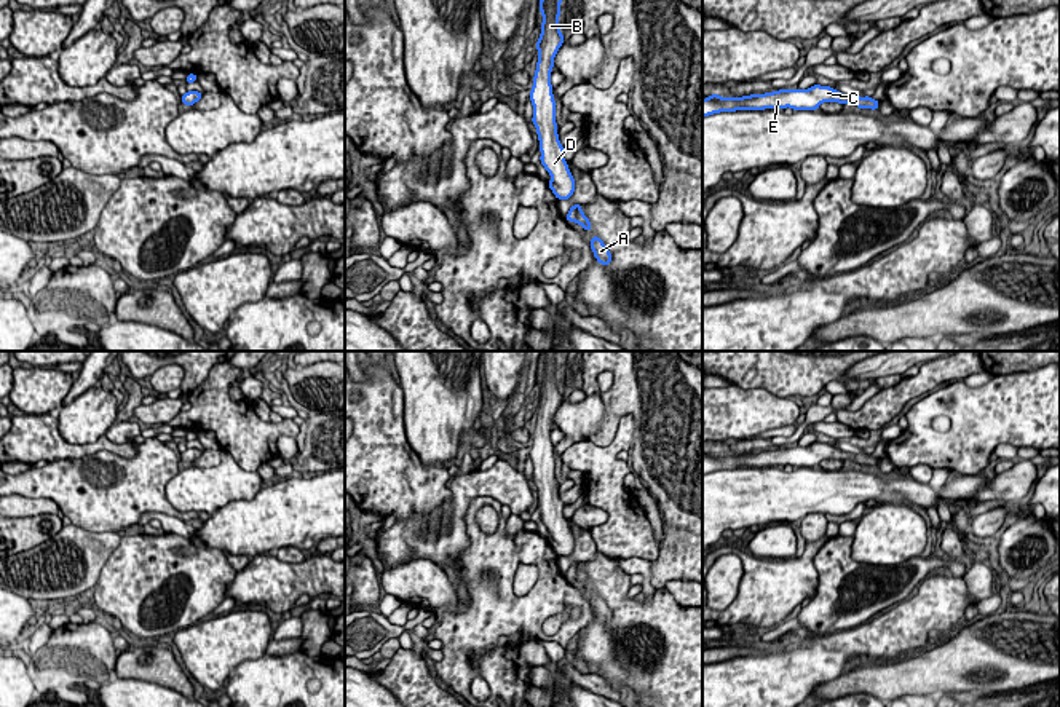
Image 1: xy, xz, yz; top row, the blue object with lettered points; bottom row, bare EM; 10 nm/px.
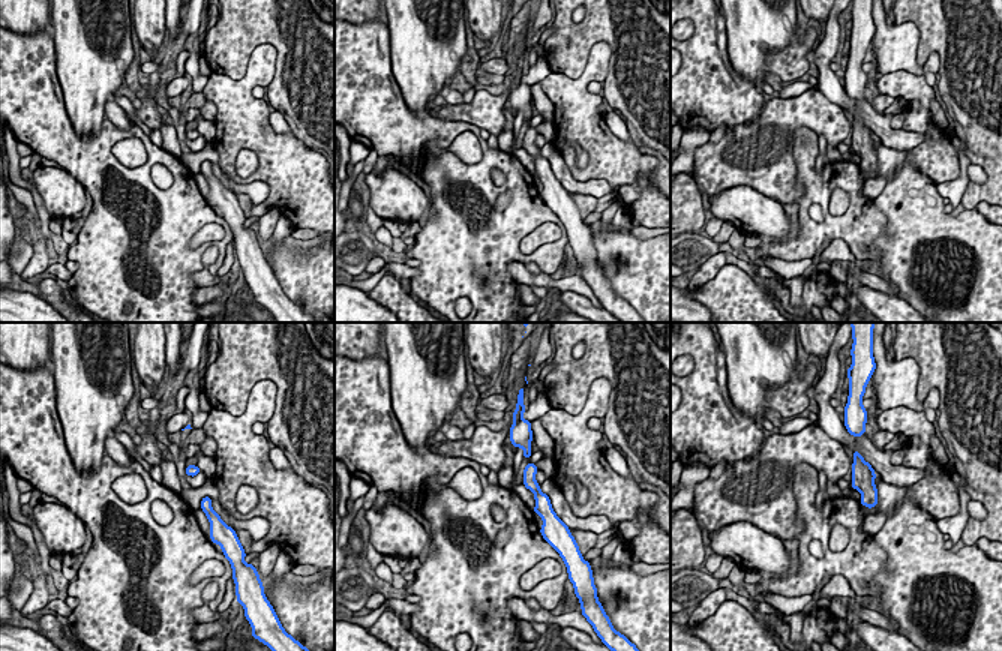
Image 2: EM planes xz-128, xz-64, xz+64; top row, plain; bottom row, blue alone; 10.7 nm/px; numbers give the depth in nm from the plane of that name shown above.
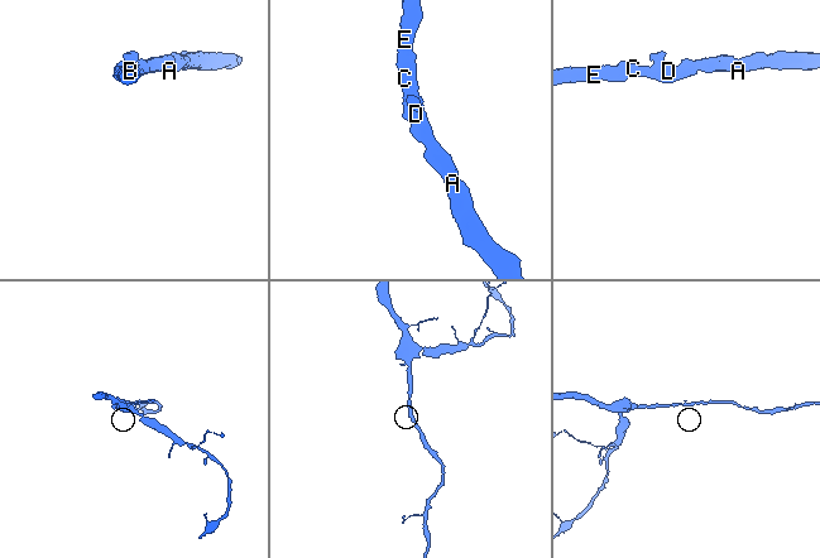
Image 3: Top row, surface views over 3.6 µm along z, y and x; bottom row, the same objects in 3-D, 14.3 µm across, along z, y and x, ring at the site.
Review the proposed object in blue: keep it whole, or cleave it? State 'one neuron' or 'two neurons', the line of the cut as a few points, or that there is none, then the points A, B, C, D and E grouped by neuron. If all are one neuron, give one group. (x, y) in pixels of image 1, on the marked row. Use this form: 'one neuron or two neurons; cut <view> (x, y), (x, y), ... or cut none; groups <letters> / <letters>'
one neuron; cut none; groups A B C D E

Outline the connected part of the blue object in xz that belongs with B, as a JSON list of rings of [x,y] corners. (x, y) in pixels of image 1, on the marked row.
[[[540,0],[540,13],[543,14],[538,48],[538,62],[533,77],[533,88],[530,89],[530,101],[533,105],[532,123],[536,128],[540,140],[540,161],[549,172],[549,188],[557,199],[568,199],[575,192],[575,179],[564,160],[564,145],[559,140],[556,123],[556,101],[551,85],[551,72],[554,57],[564,43],[564,34],[559,27],[562,0]]]

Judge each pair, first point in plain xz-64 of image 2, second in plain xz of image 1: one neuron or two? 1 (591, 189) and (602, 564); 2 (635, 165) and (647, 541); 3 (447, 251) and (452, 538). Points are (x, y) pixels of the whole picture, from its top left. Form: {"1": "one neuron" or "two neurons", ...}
{"1": "two neurons", "2": "one neuron", "3": "two neurons"}

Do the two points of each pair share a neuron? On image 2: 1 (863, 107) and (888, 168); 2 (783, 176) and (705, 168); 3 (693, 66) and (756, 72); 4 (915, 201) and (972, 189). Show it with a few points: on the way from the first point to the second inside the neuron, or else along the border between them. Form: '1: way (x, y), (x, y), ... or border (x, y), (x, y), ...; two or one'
1: border (876, 137), (890, 147), (909, 150); two
2: way (764, 173), (725, 168); one
3: border (726, 36), (729, 63), (756, 87); two
4: border (974, 207), (965, 210); two

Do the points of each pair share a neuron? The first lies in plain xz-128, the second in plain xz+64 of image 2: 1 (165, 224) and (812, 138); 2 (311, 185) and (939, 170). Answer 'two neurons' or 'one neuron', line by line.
1: one neuron
2: one neuron

